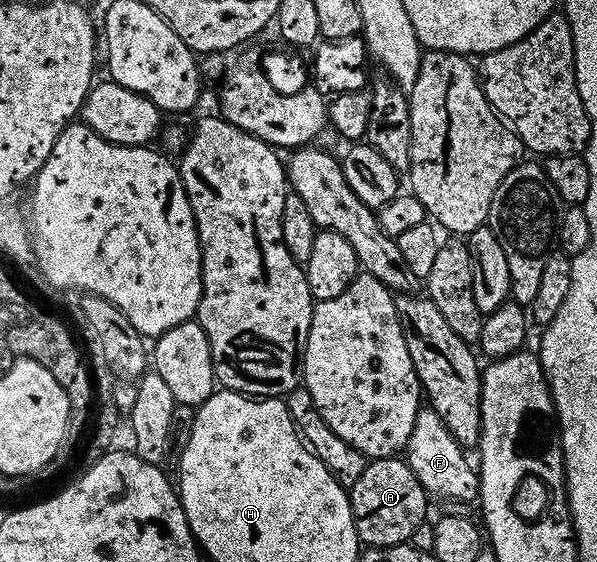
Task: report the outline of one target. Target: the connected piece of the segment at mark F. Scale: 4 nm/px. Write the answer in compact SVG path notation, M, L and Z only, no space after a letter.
M418 421L413 426L413 437L407 448L407 462L423 489L433 497L458 499L461 503L476 504L479 499L481 481L475 467L469 464L466 448L458 443L444 422L425 423Z

